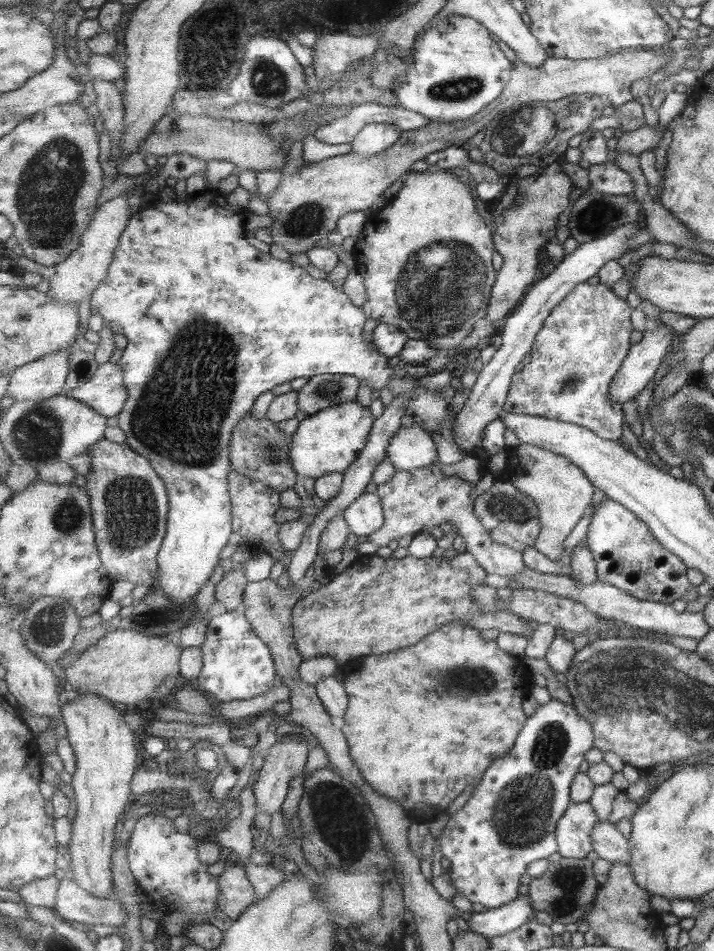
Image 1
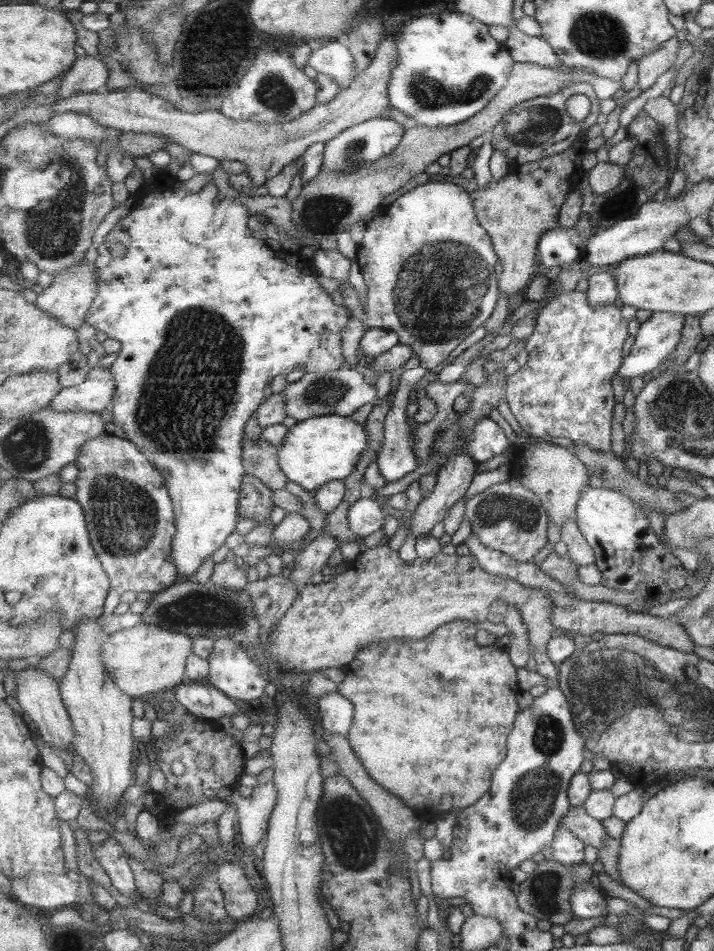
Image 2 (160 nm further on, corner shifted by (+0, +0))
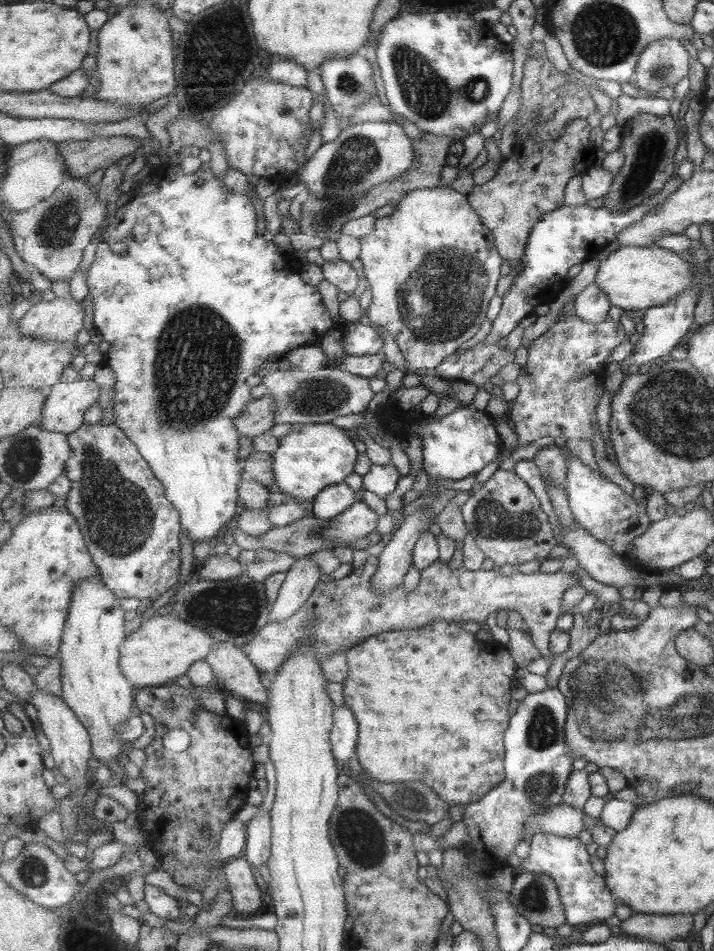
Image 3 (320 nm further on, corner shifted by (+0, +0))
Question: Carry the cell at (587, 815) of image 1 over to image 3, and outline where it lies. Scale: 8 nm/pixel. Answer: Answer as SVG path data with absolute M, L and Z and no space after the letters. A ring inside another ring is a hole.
M537 833L530 839L531 849L526 859L522 859L524 871L547 874L557 883L570 925L586 924L590 926L611 918L617 910L618 899L591 866L591 855L587 844L578 837L563 837L547 833Z

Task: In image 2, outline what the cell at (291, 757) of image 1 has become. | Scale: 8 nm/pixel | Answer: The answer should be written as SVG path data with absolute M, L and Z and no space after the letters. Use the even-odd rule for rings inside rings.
M275 782L258 784L249 798L239 796L237 790L224 794L224 800L237 808L239 816L240 846L255 848L268 836L270 819L279 802L279 792Z

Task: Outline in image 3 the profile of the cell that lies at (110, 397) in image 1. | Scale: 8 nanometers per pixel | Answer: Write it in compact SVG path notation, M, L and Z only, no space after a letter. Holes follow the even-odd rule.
M94 379L66 383L61 381L48 391L42 425L51 432L73 434L84 424L87 411L97 404L101 388Z

